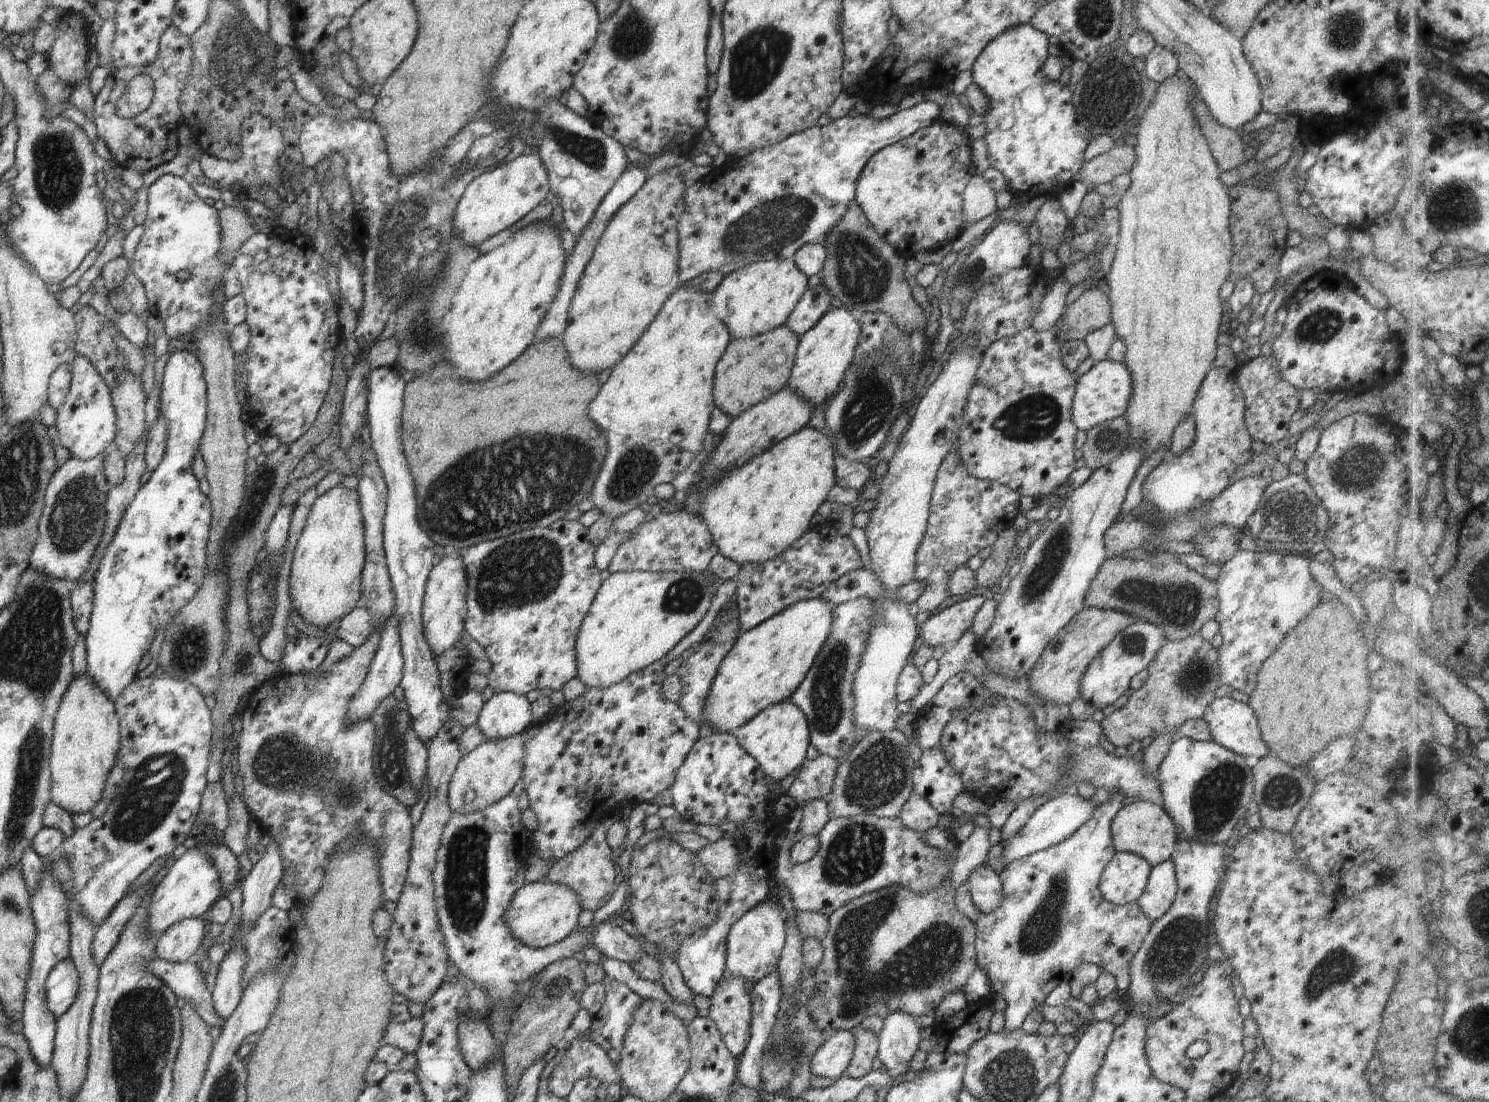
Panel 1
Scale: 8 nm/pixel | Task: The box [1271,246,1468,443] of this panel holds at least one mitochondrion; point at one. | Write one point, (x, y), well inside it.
(1322, 324)

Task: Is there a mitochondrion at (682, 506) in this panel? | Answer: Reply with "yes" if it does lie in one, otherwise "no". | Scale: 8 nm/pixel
no

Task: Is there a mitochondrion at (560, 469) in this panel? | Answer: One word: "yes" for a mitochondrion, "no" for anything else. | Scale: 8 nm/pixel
yes

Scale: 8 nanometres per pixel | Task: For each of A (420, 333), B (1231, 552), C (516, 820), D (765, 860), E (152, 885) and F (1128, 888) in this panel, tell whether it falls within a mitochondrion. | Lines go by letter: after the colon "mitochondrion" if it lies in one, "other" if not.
A: mitochondrion
B: other
C: other
D: other
E: other
F: other

